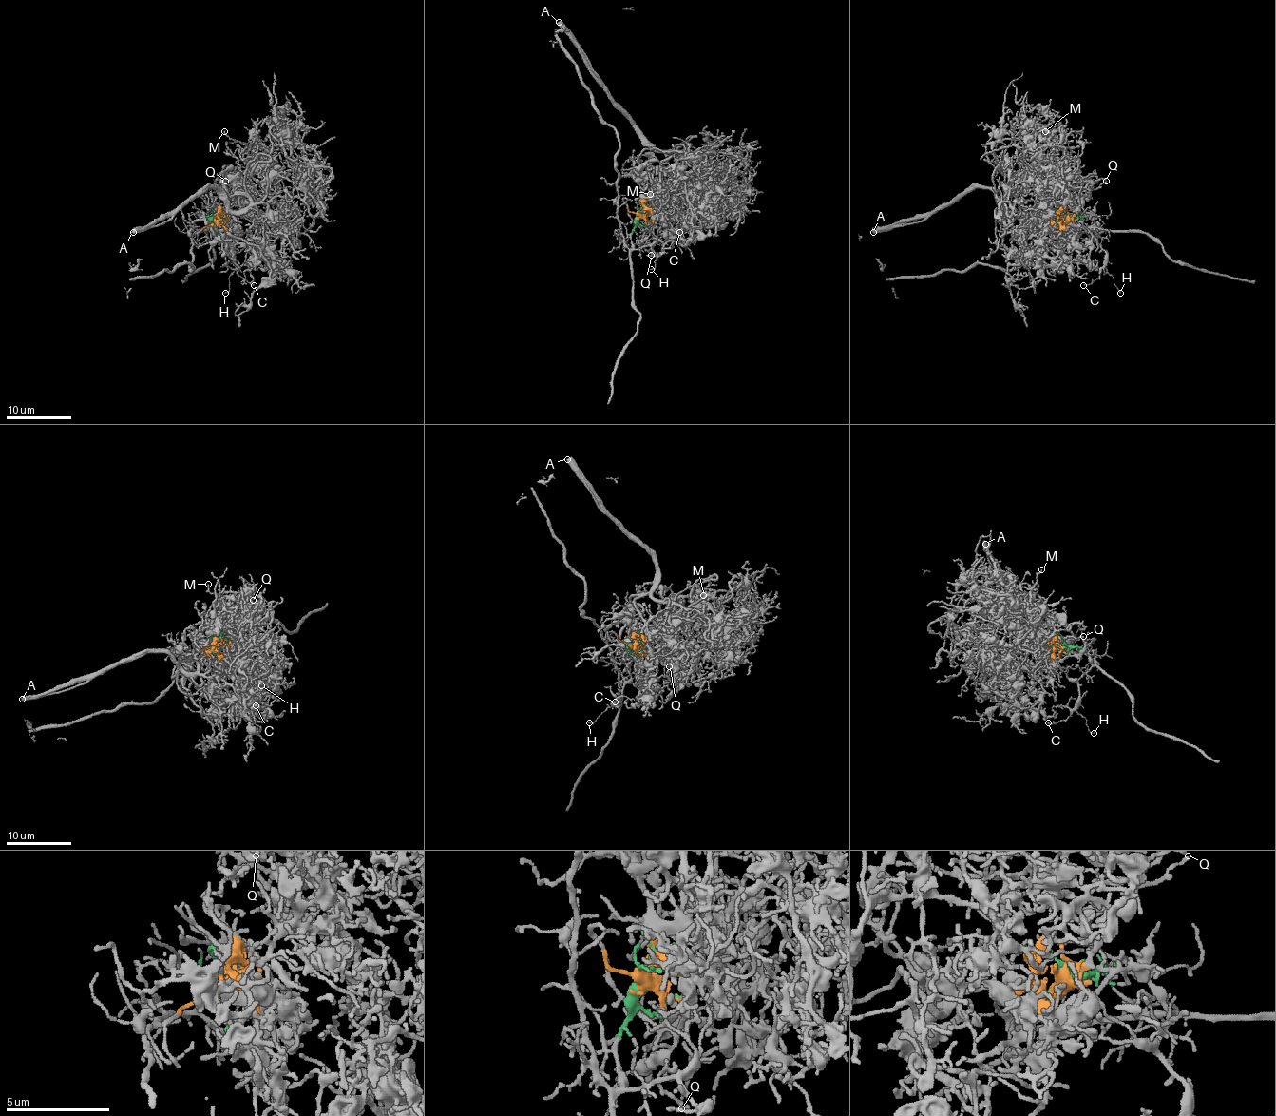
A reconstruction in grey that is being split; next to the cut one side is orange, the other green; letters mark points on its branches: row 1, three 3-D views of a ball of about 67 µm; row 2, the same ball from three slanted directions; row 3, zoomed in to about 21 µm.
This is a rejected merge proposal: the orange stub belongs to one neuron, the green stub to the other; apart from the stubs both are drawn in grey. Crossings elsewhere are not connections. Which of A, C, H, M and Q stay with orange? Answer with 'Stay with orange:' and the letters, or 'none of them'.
Stay with orange: A, M, Q

